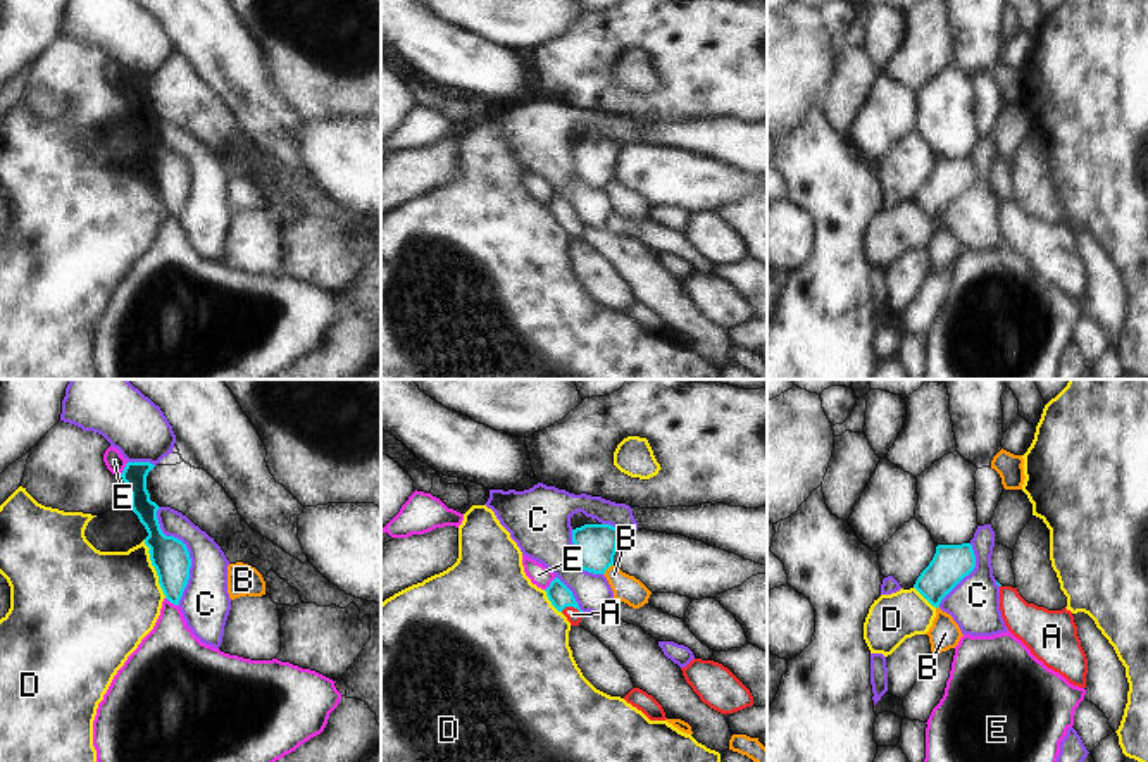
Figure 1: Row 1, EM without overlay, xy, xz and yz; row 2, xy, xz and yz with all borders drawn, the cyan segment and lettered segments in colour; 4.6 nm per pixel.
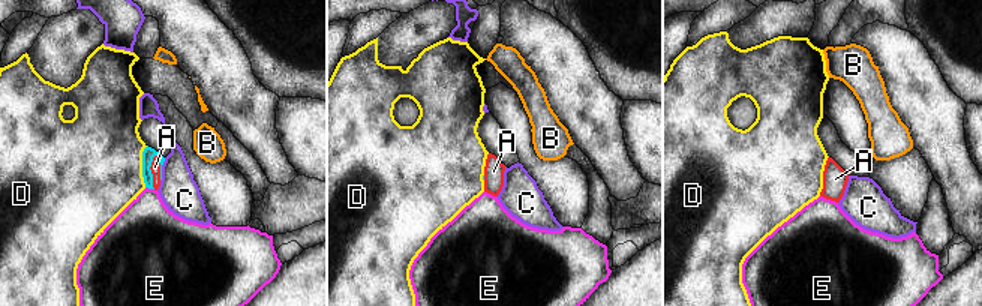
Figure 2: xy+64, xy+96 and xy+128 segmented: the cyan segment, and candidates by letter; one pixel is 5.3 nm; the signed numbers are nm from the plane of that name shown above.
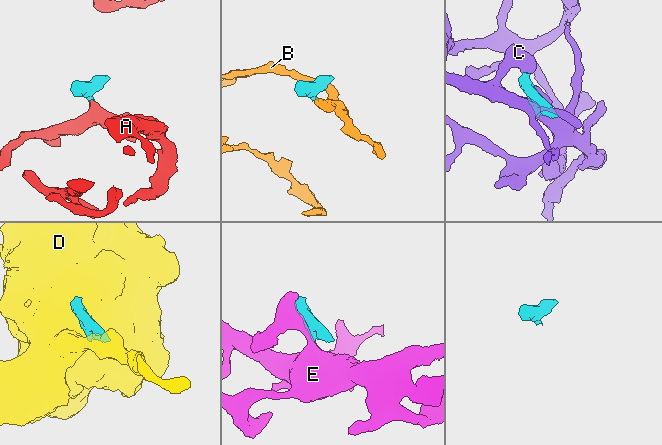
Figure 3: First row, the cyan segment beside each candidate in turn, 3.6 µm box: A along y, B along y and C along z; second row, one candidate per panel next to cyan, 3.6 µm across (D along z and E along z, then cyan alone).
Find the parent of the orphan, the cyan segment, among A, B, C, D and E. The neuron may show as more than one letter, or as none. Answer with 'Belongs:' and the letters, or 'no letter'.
Belongs: A

